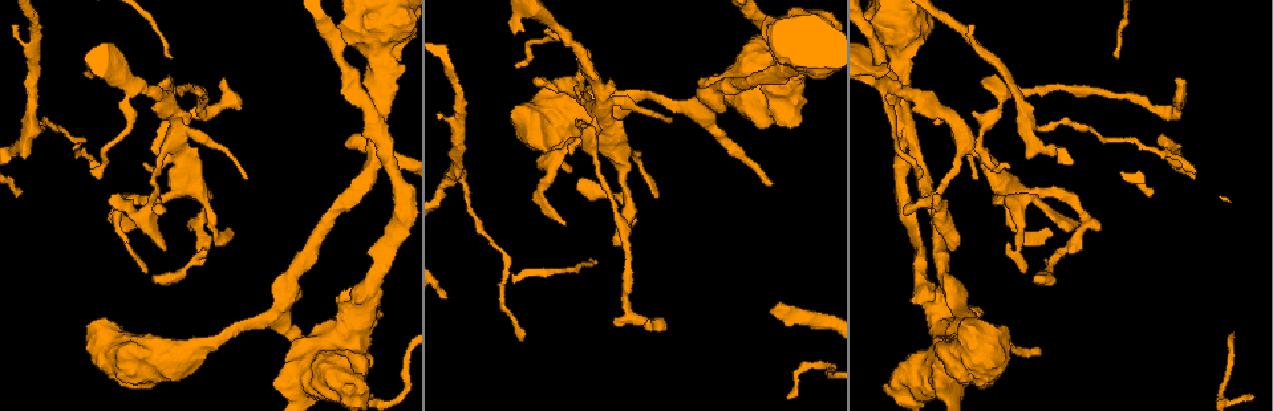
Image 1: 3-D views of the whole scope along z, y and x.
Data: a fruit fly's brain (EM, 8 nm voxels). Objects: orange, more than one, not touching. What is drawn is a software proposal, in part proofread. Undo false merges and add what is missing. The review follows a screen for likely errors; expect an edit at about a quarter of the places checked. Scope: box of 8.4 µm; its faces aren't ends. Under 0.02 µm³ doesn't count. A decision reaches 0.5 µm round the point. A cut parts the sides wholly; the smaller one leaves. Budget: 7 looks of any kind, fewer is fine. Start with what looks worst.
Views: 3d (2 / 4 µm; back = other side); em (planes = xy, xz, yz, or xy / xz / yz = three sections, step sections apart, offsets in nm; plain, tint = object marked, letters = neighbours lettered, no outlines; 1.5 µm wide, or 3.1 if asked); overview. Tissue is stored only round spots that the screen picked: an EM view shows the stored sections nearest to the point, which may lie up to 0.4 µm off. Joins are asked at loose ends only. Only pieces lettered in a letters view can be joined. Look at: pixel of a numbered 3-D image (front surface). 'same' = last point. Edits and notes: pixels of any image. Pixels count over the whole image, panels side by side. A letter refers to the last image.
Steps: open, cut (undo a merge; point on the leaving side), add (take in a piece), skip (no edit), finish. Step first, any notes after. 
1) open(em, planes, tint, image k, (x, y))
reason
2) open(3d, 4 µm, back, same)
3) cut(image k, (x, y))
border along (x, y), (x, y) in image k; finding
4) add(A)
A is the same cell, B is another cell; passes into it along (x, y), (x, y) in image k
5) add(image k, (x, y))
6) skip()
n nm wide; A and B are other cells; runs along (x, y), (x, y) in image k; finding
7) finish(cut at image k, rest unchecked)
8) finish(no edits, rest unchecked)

open(em, planes, letters, image 1, (648, 320))
an open end

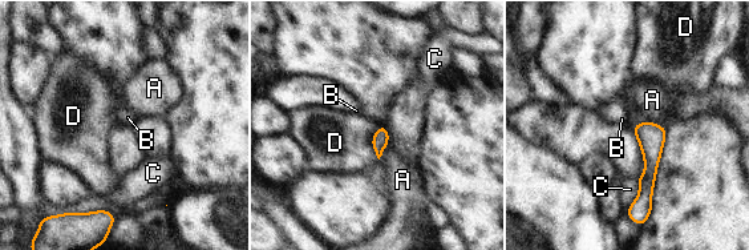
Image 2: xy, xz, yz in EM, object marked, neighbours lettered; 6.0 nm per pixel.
skip()
100 nm wide; A, B, C and D are other cells; no lettered piece goes on from it

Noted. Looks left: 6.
open(3d, 4 µm, back, image 1, (346, 144))
an open end

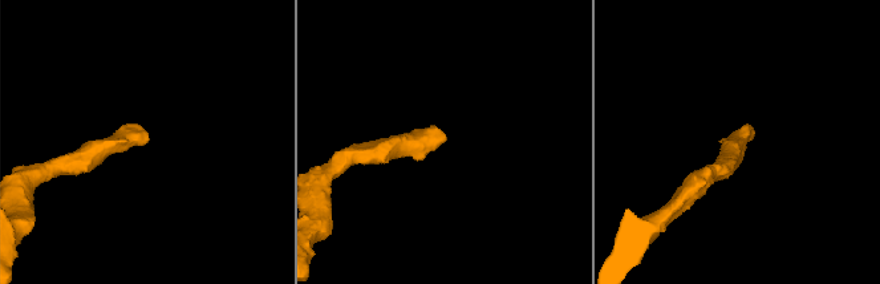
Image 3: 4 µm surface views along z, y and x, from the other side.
open(em, planes, letters, image 3, (147, 137))

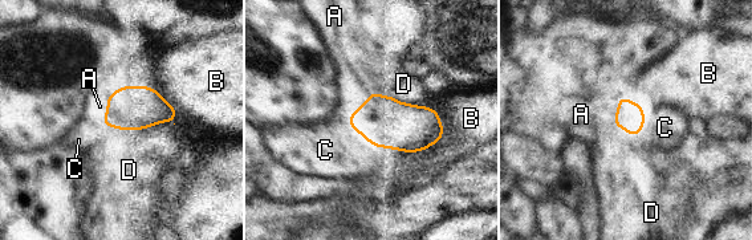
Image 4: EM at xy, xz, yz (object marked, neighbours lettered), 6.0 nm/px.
add(A)
A is the same cell, B, C and D are other cells; the neuron continues

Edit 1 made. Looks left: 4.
open(3d, 2 µm, image 1, (147, 163))
branch stops here

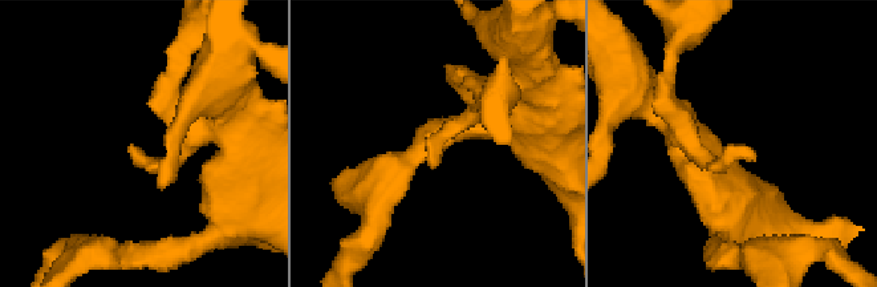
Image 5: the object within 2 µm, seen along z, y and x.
open(em, xy, step 8, letters, image 5, (132, 146))
need the tissue

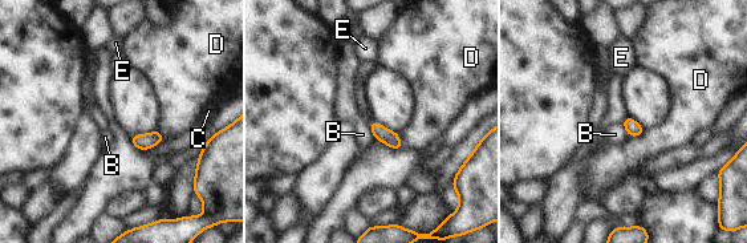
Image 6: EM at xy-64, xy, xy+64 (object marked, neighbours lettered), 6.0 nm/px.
open(em, yz, step 4, letters, same)
another direction

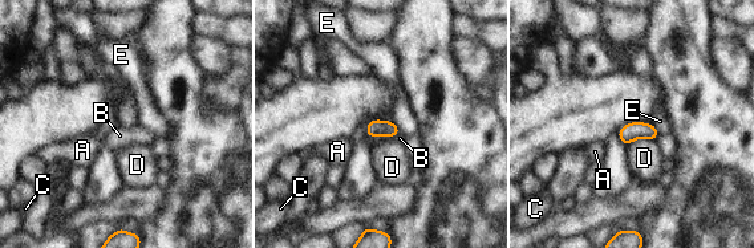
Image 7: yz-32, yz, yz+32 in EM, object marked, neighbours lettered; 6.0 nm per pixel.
skip()
B touches over 200 nm; A, B, C, D and E are other cells; none of them fits

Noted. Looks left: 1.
finish(add at image 4, rest unchecked)

